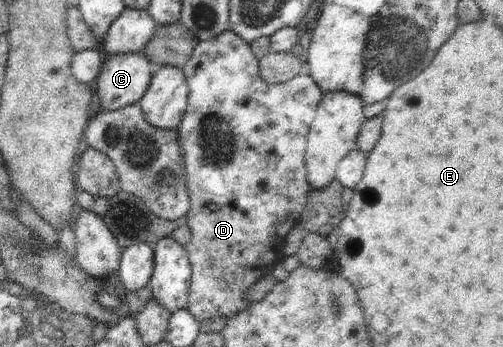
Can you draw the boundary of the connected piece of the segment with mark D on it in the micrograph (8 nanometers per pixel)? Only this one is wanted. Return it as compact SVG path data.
M227 30L215 38L199 41L189 62L186 62L186 65L182 68L190 90L185 116L177 128L178 142L182 149L180 153L182 154L186 170L186 187L190 198L190 207L188 212L185 213L185 220L187 220L191 236L184 247L189 255L192 279L189 285L188 307L186 309L193 315L193 318L197 319L198 323L211 319L225 319L229 322L250 304L253 304L245 298L247 290L257 280L263 278L264 274L271 274L271 271L285 260L286 256L283 254L285 238L289 234L289 228L300 223L301 213L305 208L308 194L311 191L306 179L304 154L307 146L307 135L315 118L318 104L321 102L324 94L311 78L311 75L297 75L284 83L267 84L261 78L259 63L260 60L253 54L250 43L243 40L235 32Z

